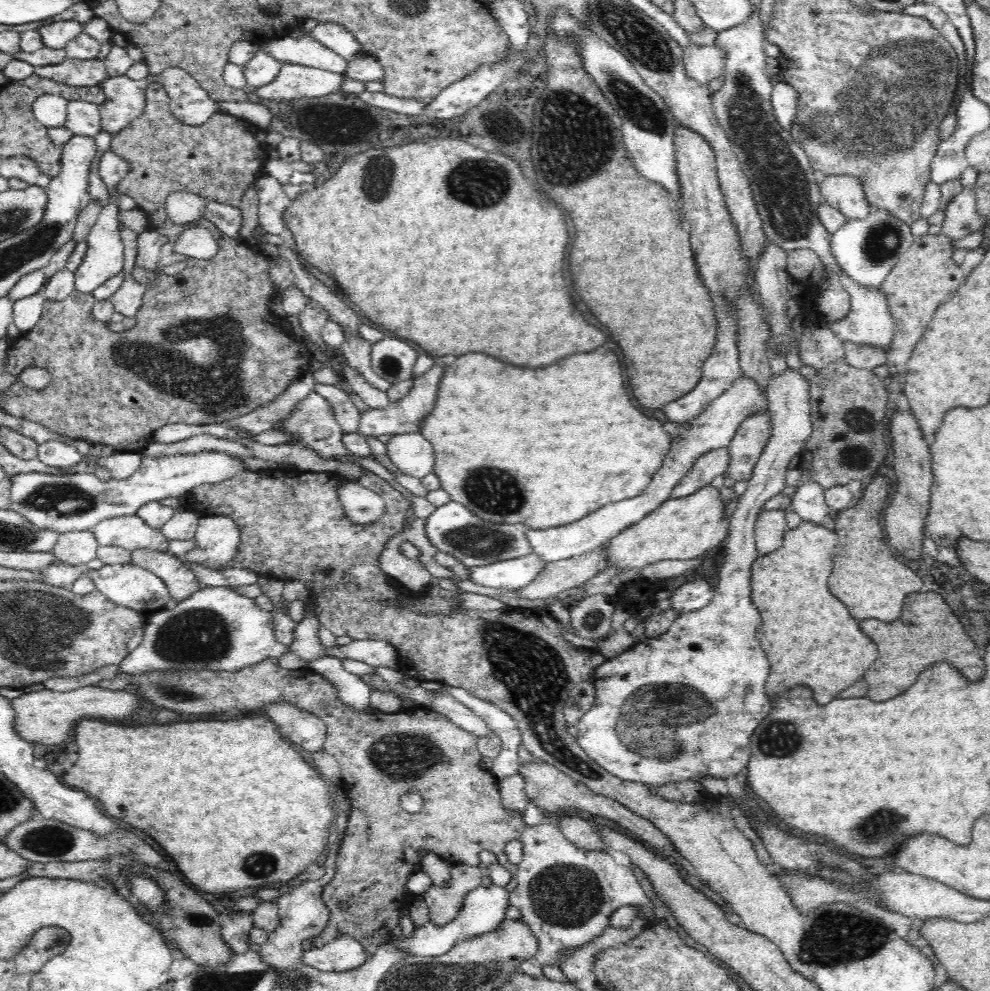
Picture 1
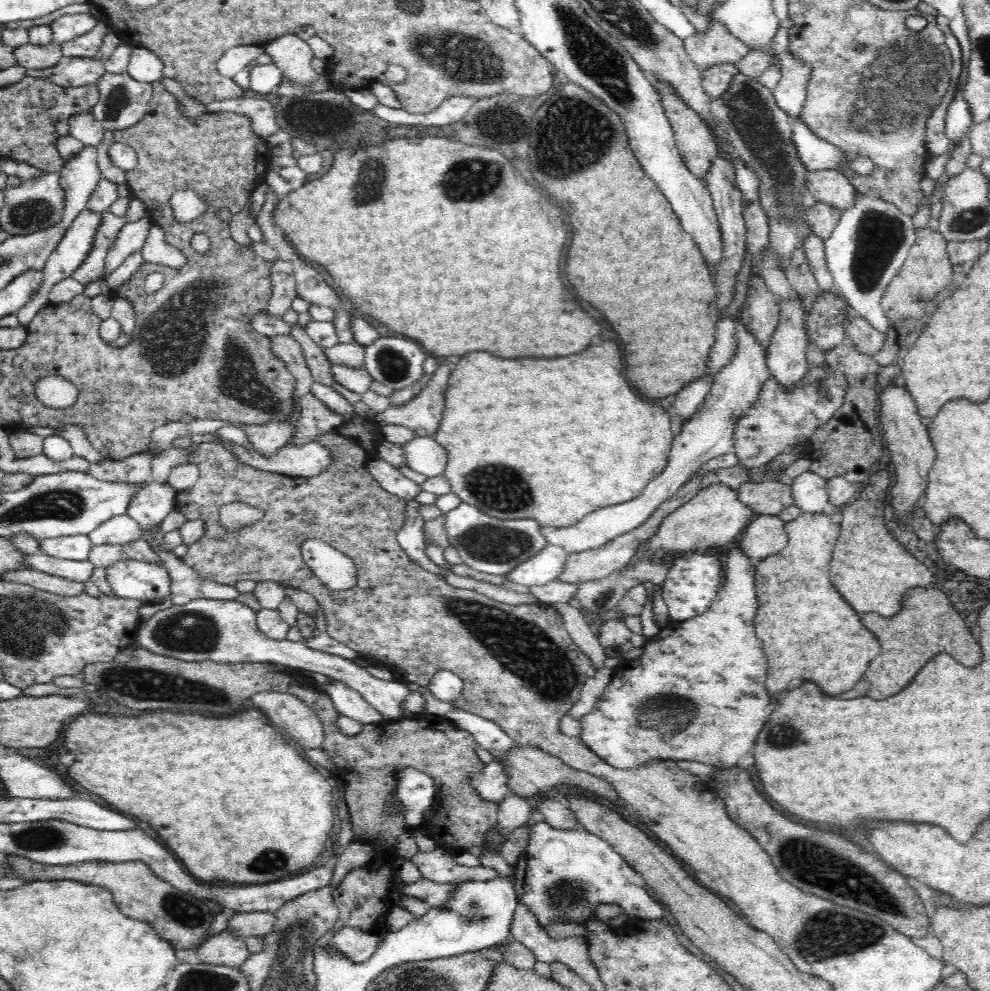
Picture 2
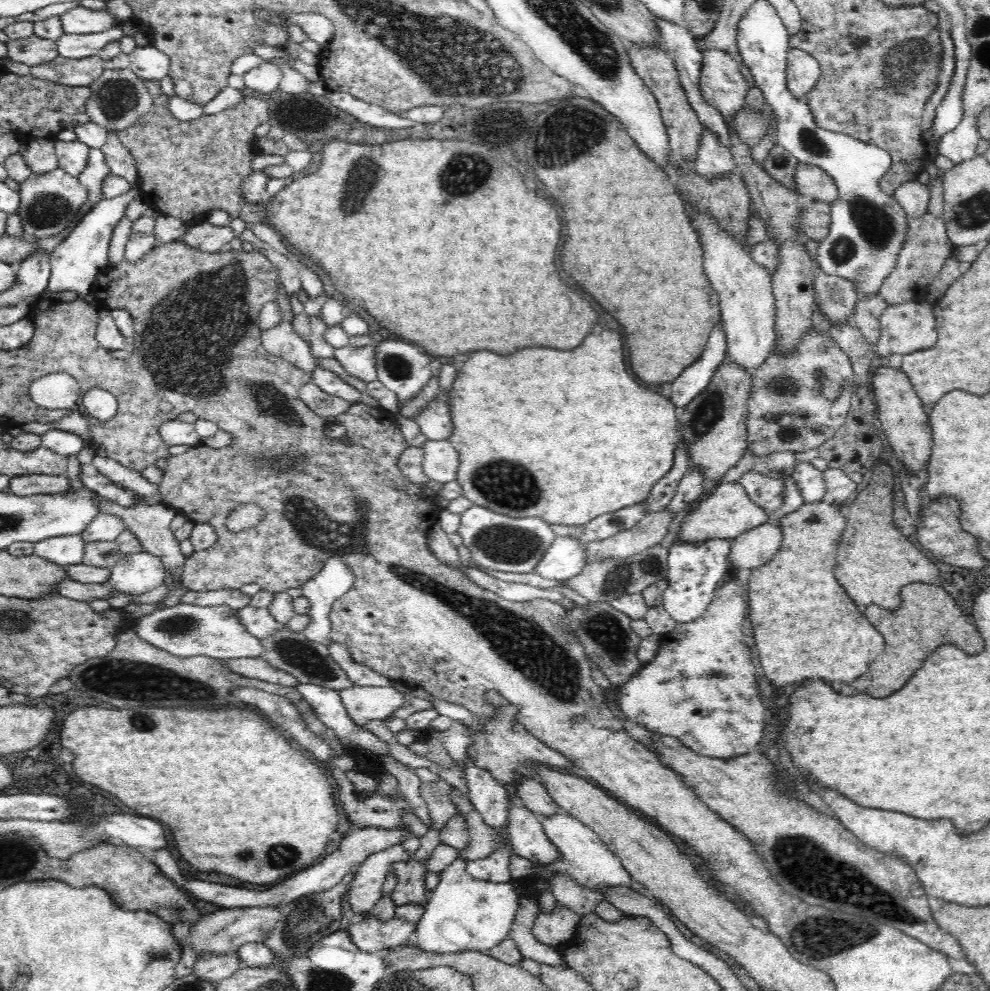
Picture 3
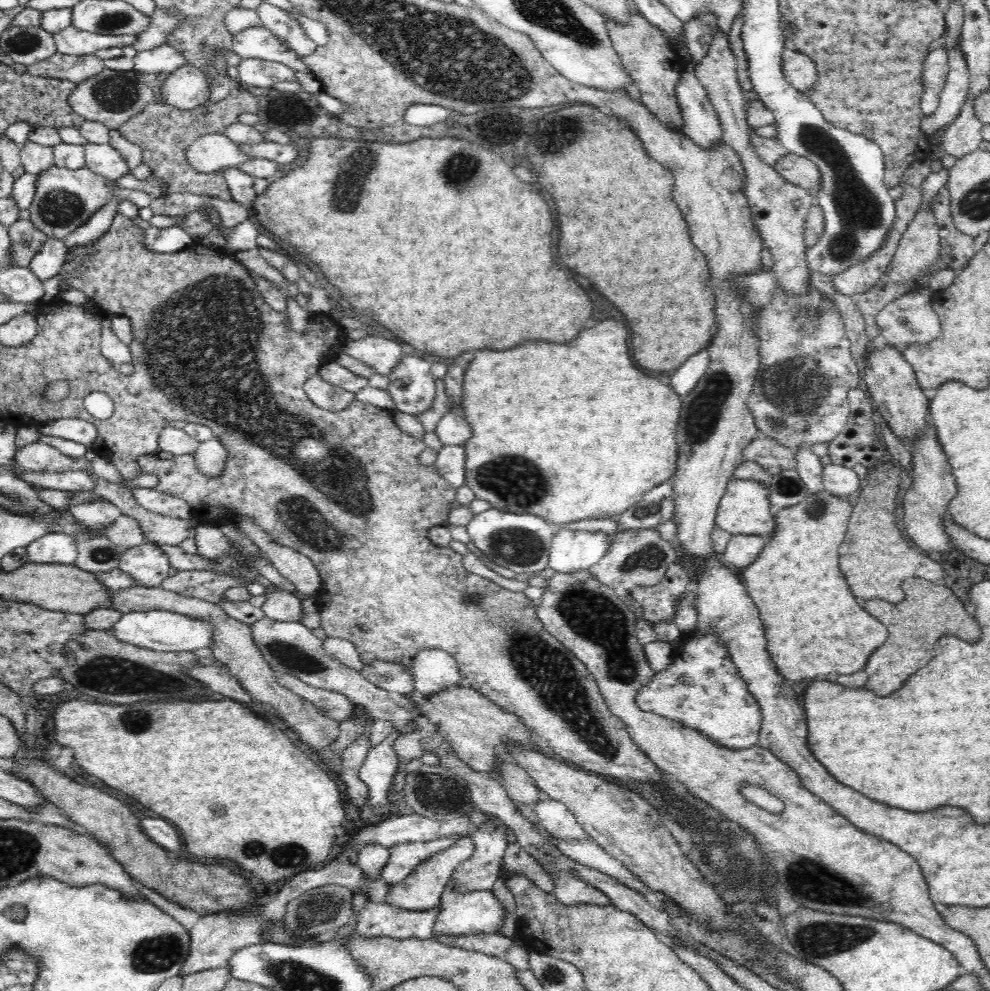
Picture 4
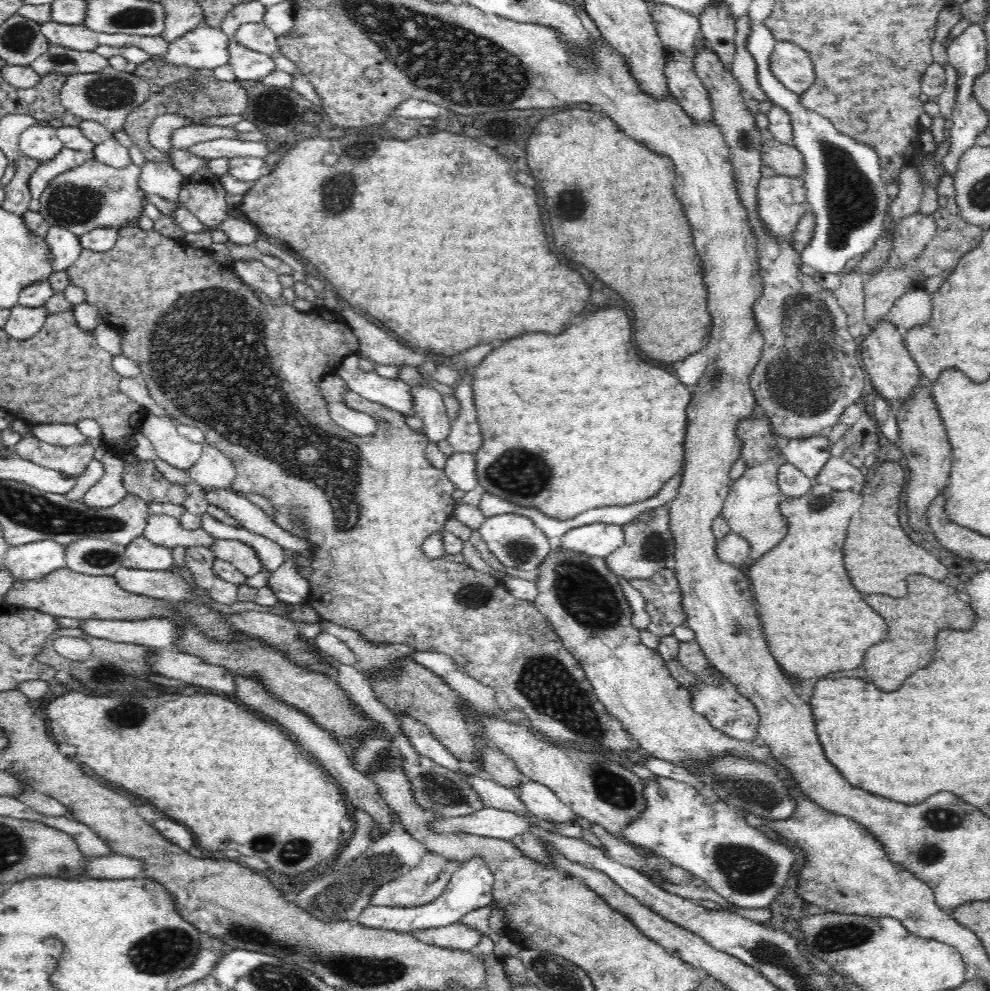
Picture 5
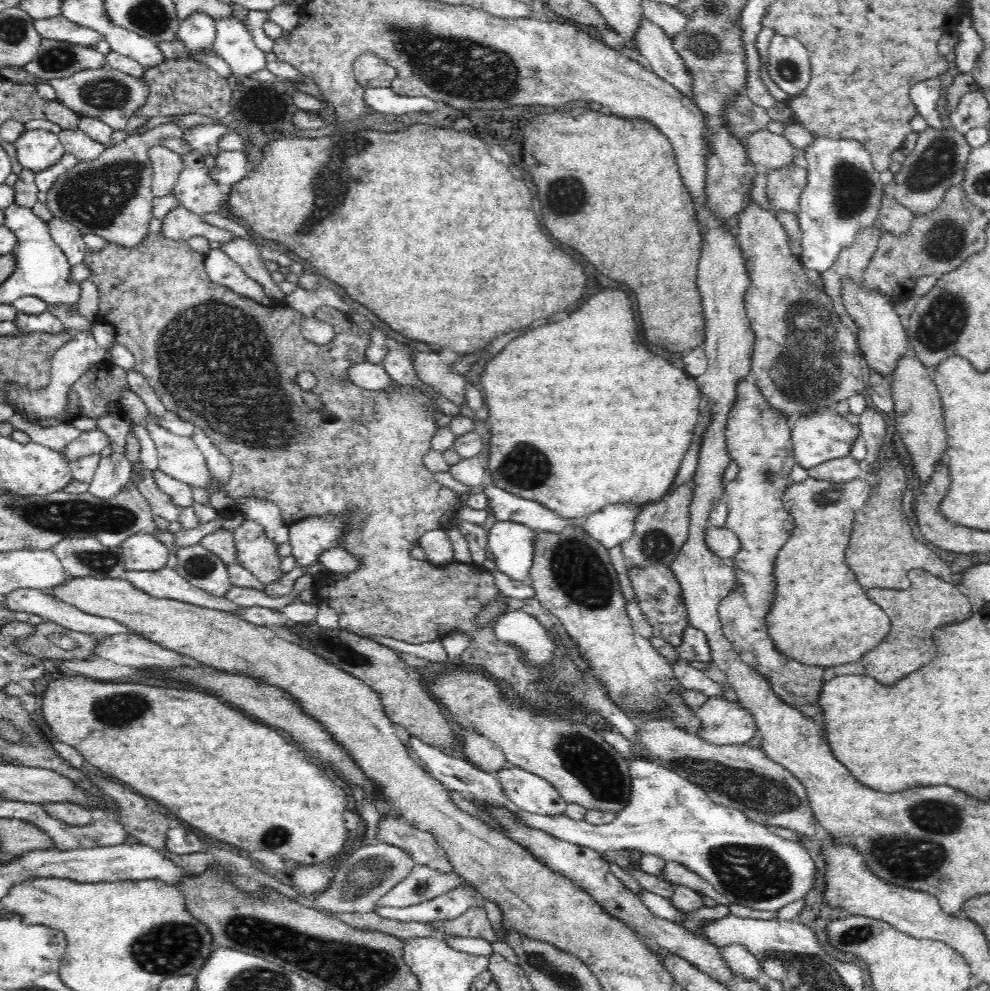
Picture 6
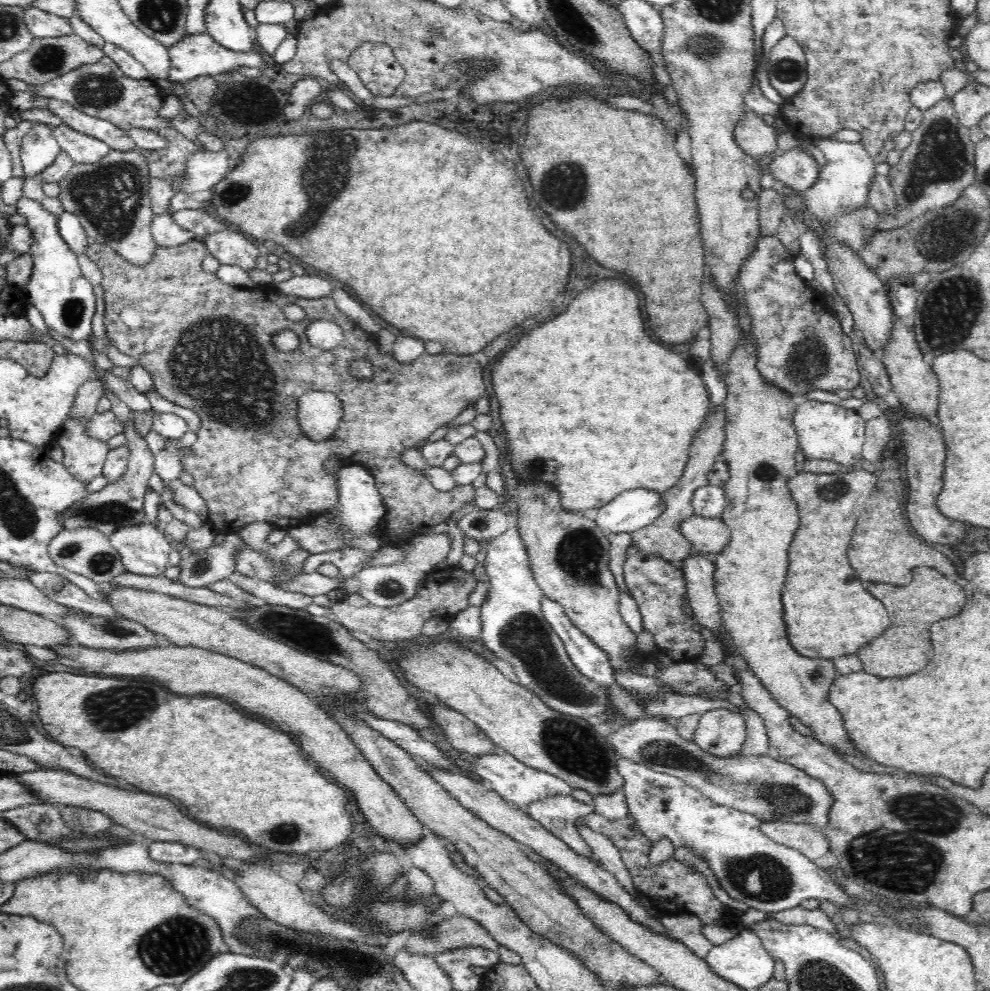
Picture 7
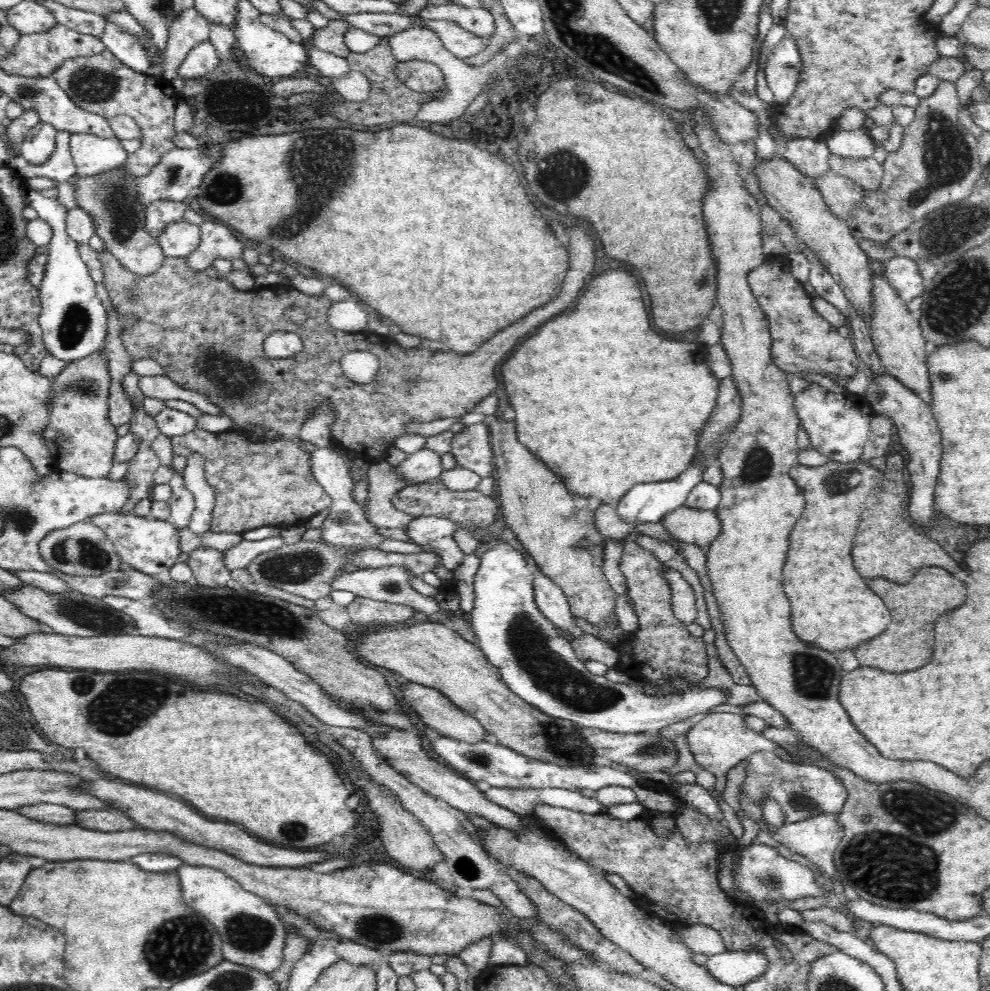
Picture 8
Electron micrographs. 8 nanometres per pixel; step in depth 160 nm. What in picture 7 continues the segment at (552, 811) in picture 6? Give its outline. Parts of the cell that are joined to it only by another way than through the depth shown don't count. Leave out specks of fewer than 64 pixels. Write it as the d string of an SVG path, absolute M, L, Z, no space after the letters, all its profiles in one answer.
M504 752L502 755L496 753L486 754L480 757L467 757L474 765L474 772L483 779L488 788L494 789L500 796L517 808L524 809L524 806L544 800L548 796L568 796L572 794L572 788L563 779L555 775L544 773L525 766L516 760L510 753Z

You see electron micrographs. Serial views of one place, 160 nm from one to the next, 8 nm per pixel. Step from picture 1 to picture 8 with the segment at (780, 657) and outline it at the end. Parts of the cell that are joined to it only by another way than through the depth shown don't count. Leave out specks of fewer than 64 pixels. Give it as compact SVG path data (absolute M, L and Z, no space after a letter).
M862 457L856 462L834 462L829 460L820 466L796 465L790 469L792 480L803 490L806 510L794 526L790 538L790 550L784 566L784 590L792 604L792 626L800 640L828 652L856 648L862 642L882 634L891 621L890 610L884 606L878 594L874 594L864 578L852 564L852 544L860 524L860 506L867 501L871 490L880 484L883 472Z

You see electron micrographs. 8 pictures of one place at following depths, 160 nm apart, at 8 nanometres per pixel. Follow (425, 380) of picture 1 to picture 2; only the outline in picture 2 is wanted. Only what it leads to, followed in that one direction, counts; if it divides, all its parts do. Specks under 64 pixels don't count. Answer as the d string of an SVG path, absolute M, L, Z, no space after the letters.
M440 366L424 389L412 400L400 406L390 404L382 412L375 413L373 426L382 428L386 424L407 426L417 436L432 437L437 431L445 407L445 388L450 376L448 366Z

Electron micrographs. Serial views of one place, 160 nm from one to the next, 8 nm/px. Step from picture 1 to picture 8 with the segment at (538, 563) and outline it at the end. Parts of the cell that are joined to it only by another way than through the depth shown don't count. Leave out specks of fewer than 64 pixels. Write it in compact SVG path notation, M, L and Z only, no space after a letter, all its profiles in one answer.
M693 462L678 476L678 478L672 478L672 480L664 482L648 482L644 484L635 484L627 494L616 504L616 514L628 524L646 524L646 523L658 523L660 524L662 518L680 508L685 506L685 500L688 498L690 491L700 482L703 481L703 472L705 471L703 462Z

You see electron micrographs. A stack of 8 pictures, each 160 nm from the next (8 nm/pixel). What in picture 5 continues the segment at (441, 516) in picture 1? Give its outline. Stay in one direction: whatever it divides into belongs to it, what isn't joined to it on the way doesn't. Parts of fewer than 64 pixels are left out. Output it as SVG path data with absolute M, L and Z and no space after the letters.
M508 513L486 517L477 530L485 540L490 552L493 552L505 568L535 571L548 554L554 551L554 542L540 528L536 527L530 518L522 515Z

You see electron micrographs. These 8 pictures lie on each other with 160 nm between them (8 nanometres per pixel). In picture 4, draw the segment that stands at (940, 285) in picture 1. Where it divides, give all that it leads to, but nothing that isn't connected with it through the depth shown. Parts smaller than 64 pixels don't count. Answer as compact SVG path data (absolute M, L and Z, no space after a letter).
M933 199L930 208L918 211L904 232L885 274L891 282L908 285L910 280L934 265L940 257L941 237L932 204Z

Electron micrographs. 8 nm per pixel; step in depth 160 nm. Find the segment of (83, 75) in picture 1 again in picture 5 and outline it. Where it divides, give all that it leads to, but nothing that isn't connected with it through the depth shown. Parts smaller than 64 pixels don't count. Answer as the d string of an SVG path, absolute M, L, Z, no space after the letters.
M49 44L48 50L41 54L30 66L36 74L44 76L60 73L67 77L72 74L100 72L109 65L109 59L96 51L80 51Z

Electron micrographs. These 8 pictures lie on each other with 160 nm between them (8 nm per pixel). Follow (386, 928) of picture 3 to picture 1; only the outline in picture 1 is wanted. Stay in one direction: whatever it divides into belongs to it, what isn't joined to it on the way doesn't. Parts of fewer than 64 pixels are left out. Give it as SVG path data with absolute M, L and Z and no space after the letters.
M342 936L322 948L313 946L310 950L305 950L301 963L304 968L312 966L326 972L351 971L368 961L363 946L364 944L352 936Z

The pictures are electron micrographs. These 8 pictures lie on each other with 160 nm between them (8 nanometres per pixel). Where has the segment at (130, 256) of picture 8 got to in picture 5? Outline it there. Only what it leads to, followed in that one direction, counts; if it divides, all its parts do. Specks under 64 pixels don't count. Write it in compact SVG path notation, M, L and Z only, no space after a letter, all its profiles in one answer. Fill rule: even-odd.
M213 124L186 125L178 128L172 134L172 146L179 144L183 148L191 148L199 142L206 142L217 138L236 138L239 132L231 126L214 126ZM90 156L82 166L64 171L48 183L46 190L41 194L38 211L43 216L43 219L50 224L50 227L64 227L78 238L82 234L87 234L90 230L98 227L114 227L120 230L120 227L127 224L138 223L138 219L144 215L143 202L146 201L147 195L139 185L140 173L141 166L132 162L128 166L124 166L124 168L116 168Z

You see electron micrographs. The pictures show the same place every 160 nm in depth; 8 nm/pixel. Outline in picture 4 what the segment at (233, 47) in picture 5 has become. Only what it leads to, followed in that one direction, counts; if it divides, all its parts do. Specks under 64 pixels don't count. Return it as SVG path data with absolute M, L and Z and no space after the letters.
M242 58L238 64L242 85L270 88L278 84L297 84L295 71L279 62L266 62L260 58Z

